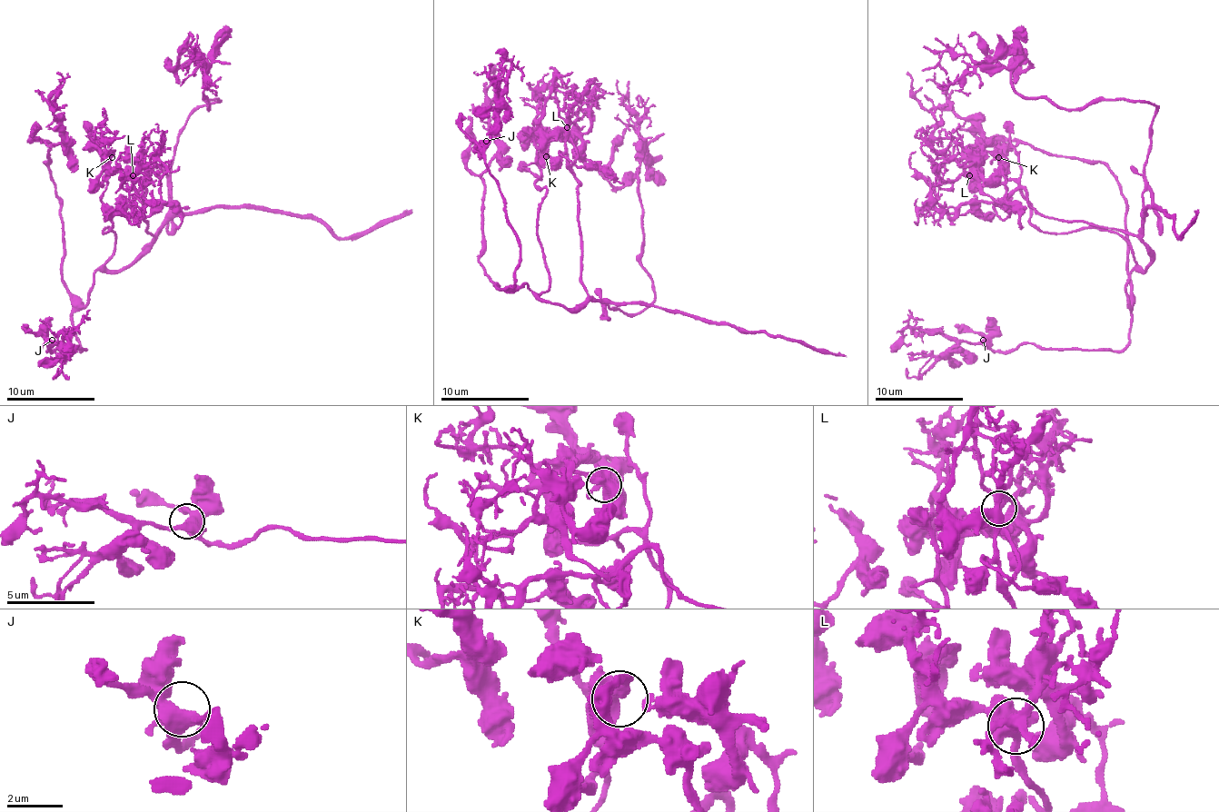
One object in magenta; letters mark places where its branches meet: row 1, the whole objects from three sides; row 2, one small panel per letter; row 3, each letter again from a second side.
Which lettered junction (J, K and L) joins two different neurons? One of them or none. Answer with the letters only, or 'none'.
none

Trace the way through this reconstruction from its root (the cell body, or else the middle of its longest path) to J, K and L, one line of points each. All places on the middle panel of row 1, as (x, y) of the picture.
J: (563, 304), (541, 302), (526, 284), (506, 289), (515, 282), (519, 238), (486, 165), (486, 141)
K: (563, 304), (539, 298), (550, 284), (537, 233), (546, 190), (534, 183), (546, 156)
L: (563, 304), (577, 309), (588, 298), (580, 280), (579, 181), (572, 170), (577, 147), (568, 136), (568, 128)

